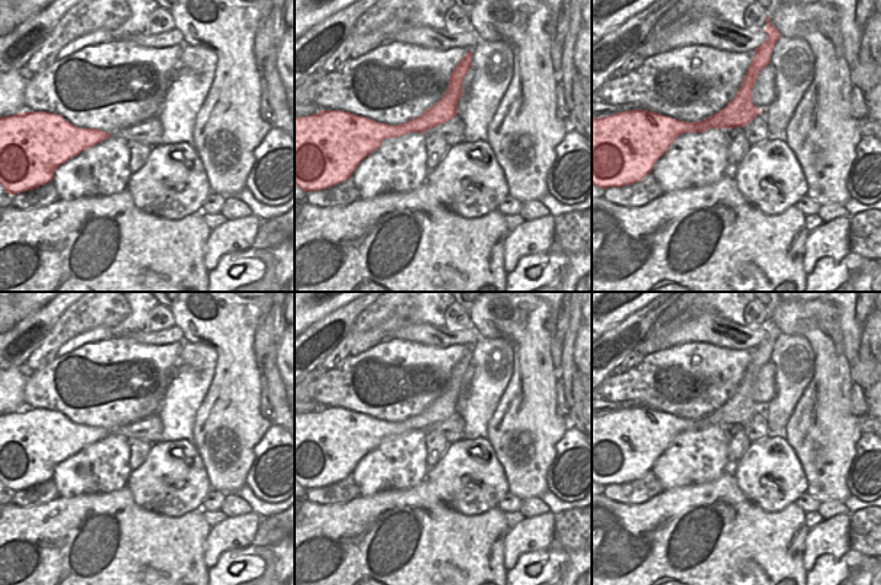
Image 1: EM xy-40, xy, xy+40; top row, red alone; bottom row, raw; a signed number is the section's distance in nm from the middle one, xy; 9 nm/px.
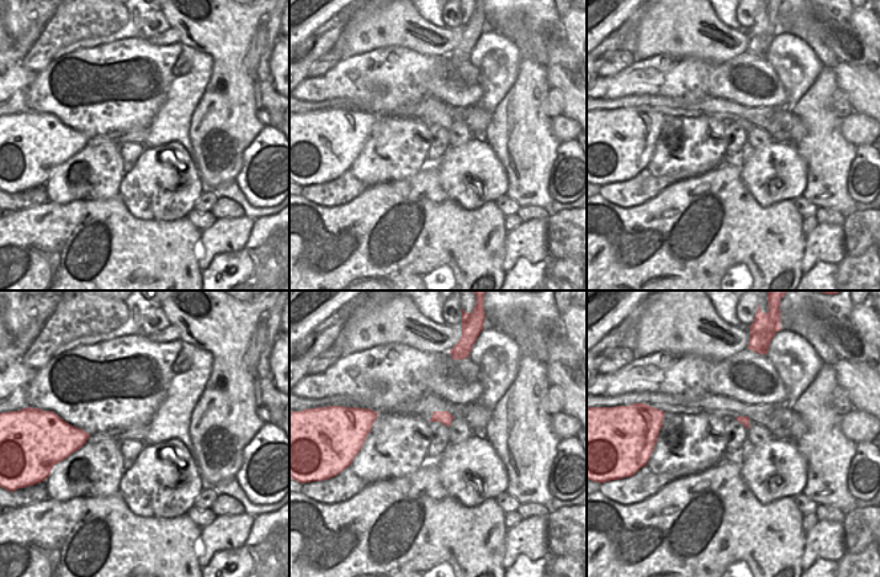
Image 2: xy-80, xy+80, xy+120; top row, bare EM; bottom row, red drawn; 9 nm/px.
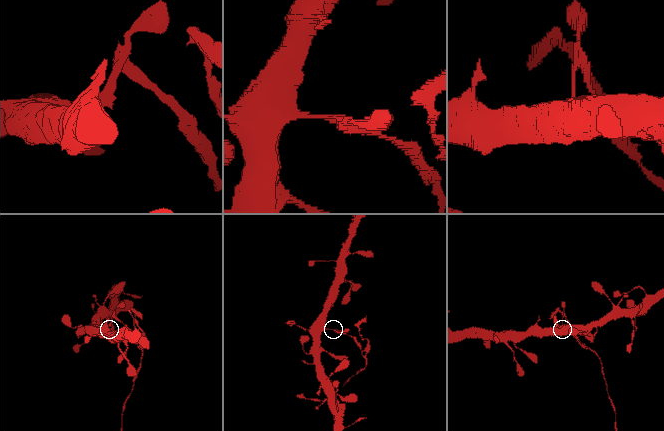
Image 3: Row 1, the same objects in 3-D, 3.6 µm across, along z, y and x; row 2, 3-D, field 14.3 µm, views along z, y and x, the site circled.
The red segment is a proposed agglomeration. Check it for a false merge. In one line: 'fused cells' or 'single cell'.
fused cells

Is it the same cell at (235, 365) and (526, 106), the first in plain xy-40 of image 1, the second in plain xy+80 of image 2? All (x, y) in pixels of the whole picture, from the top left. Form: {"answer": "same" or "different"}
{"answer": "same"}

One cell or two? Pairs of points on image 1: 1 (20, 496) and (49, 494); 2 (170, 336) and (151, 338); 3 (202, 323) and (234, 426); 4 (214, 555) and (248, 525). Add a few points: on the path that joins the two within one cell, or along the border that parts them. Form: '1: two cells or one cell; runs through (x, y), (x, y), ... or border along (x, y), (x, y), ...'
1: one cell; runs through (27, 496), (43, 494)
2: one cell; runs through (166, 337), (155, 338)
3: one cell; runs through (227, 348), (234, 354), (234, 401)
4: one cell; runs through (222, 545), (239, 531)

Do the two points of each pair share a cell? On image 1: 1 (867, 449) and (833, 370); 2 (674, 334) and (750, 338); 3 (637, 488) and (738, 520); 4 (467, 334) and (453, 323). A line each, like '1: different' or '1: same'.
1: different
2: same
3: different
4: different

